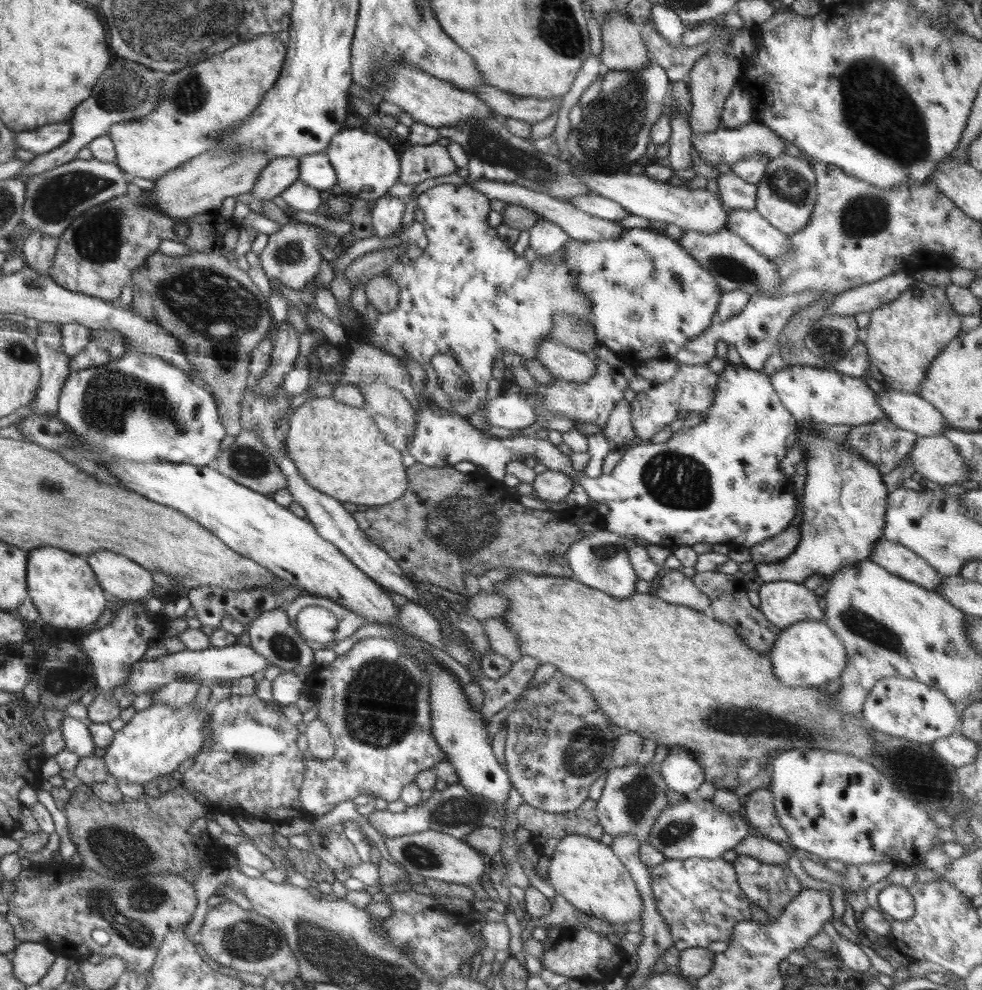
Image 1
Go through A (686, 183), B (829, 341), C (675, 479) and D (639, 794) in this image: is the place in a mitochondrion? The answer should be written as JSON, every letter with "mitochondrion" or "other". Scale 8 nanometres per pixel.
{"A":"other","B":"mitochondrion","C":"mitochondrion","D":"mitochondrion"}

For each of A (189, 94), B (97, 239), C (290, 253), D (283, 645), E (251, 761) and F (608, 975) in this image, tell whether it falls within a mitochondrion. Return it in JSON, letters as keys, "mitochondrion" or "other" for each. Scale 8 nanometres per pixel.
{"A":"mitochondrion","B":"mitochondrion","C":"mitochondrion","D":"mitochondrion","E":"mitochondrion","F":"other"}

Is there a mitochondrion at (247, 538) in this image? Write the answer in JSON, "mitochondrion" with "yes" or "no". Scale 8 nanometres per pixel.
{"mitochondrion":"no"}

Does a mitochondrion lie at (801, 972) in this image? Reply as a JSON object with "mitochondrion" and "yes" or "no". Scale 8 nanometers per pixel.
{"mitochondrion":"no"}

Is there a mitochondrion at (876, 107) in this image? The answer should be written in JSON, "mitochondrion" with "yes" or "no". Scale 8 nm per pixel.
{"mitochondrion":"yes"}

